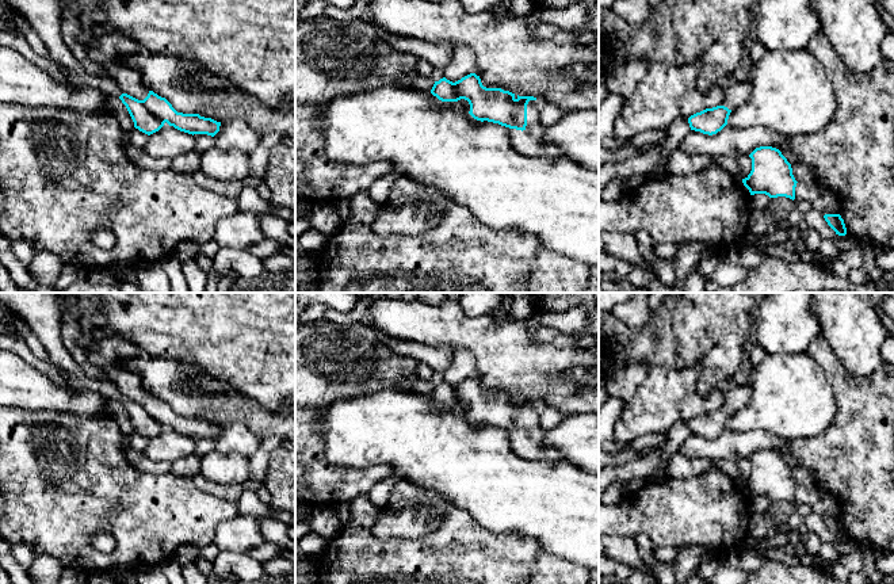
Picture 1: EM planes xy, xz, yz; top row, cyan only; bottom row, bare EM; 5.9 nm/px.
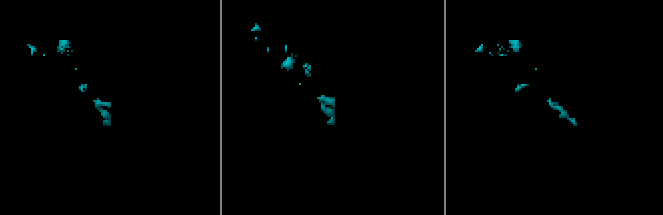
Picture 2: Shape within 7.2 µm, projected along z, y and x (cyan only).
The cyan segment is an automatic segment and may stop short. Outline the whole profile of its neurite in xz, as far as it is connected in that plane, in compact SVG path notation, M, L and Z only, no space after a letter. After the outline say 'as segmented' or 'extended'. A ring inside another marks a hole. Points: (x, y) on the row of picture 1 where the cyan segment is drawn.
M470 73L461 80L452 83L446 77L435 81L431 93L442 102L458 102L465 99L470 104L469 114L477 121L488 121L509 127L513 131L509 134L512 146L524 156L545 157L550 161L563 159L563 153L554 145L547 145L543 140L546 126L540 123L539 103L534 96L516 96L501 88L486 88L482 85L480 76Z; extended

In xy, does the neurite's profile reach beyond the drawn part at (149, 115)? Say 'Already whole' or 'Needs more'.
Needs more

